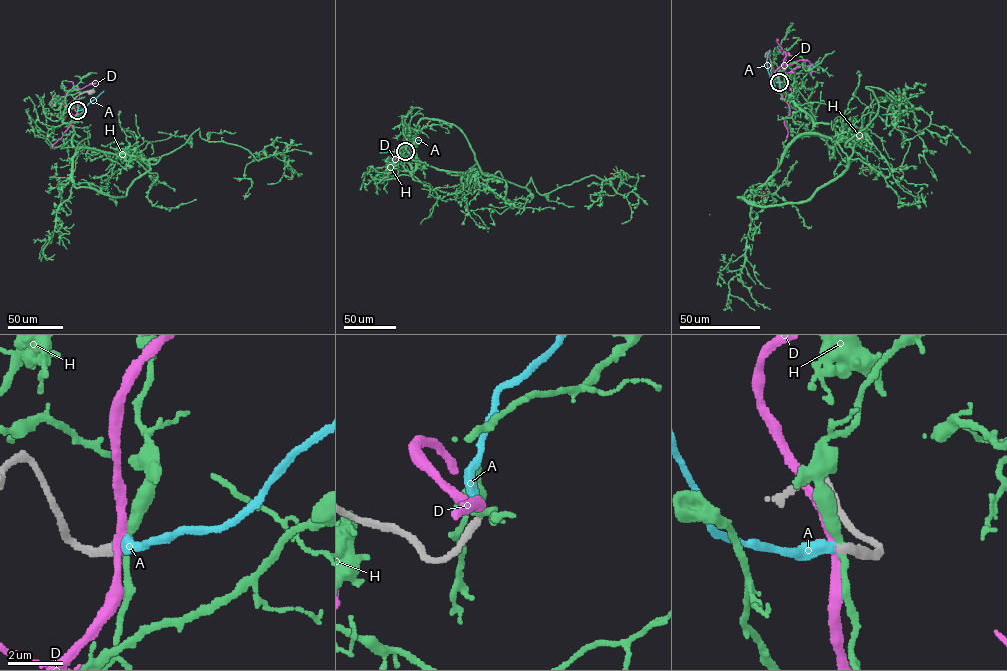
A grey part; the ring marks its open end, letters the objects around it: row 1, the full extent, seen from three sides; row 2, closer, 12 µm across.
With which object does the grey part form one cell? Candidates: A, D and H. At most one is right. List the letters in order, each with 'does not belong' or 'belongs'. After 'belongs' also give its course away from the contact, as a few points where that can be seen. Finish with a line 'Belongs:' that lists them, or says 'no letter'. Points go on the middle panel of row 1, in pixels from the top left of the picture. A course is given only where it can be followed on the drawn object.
A: belongs | via (405, 151), (412, 142), (422, 141)
D: does not belong
H: does not belong
Belongs: A

